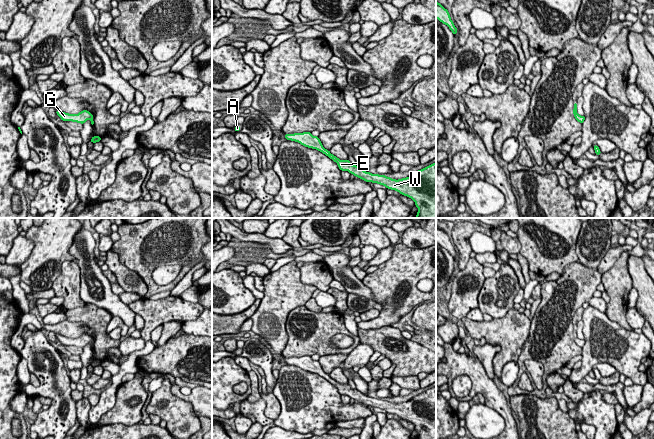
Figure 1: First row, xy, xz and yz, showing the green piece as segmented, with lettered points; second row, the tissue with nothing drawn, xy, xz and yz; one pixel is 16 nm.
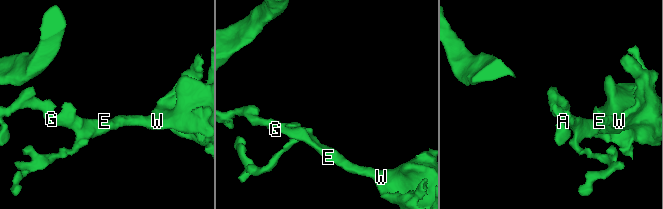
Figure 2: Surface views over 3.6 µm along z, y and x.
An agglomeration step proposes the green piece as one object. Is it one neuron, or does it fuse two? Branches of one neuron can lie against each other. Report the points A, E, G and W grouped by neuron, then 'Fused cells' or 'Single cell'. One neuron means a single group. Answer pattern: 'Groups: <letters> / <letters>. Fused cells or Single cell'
Groups: A E G W. Single cell

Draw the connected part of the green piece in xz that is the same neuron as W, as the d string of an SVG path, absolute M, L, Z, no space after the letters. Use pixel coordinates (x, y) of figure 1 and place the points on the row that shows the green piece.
M311 132L285 134L284 136L286 140L298 142L305 147L322 152L336 162L341 171L348 171L359 179L383 185L387 189L395 190L411 198L418 208L415 218L436 218L436 162L414 172L409 177L396 180L386 175L366 172L357 165L352 165L349 159L340 160L325 149L319 137L313 136Z

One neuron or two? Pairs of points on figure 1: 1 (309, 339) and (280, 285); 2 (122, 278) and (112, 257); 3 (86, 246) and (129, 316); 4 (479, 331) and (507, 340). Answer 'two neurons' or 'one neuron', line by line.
1: two neurons
2: one neuron
3: one neuron
4: one neuron

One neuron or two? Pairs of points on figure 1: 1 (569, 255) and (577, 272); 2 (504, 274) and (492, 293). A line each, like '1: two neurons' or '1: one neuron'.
1: two neurons
2: one neuron

